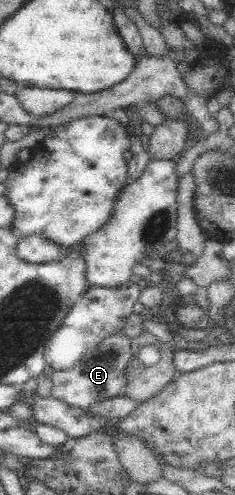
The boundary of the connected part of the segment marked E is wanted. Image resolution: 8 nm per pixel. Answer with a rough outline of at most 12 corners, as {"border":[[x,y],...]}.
{"border":[[110,334],[55,370],[51,395],[87,410],[124,395],[132,340]]}

